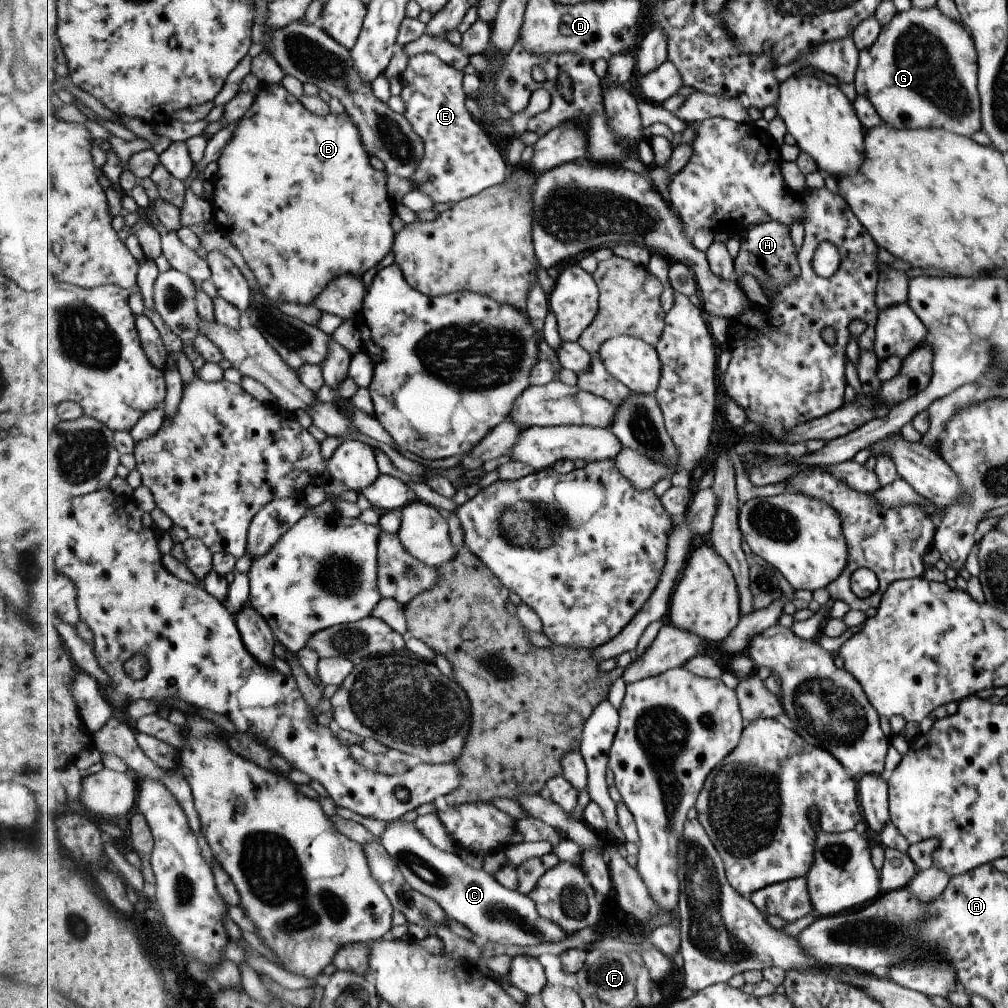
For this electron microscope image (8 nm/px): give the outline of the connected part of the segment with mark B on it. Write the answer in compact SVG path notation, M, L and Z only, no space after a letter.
M283 84L264 85L260 90L258 98L248 114L240 120L239 126L233 132L231 140L223 148L221 156L217 161L218 170L213 180L213 196L211 199L214 207L214 221L216 230L220 231L243 256L249 269L255 274L260 285L260 293L273 304L302 303L312 305L317 296L324 292L329 284L337 278L354 275L364 277L364 275L376 268L377 264L392 252L396 244L396 234L391 226L394 215L394 202L389 193L388 176L385 171L377 171L372 166L372 156L365 149L364 141L361 139L360 129L349 113L343 116L339 114L329 114L320 116L310 112L291 92L284 88Z

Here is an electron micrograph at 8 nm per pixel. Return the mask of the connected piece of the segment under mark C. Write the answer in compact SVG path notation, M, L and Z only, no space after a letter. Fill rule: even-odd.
M390 821L380 841L406 882L435 900L450 918L469 929L477 942L491 941L527 948L541 942L562 941L569 936L559 924L540 916L531 897L505 888L485 870L468 866L459 854L440 850L414 822Z

